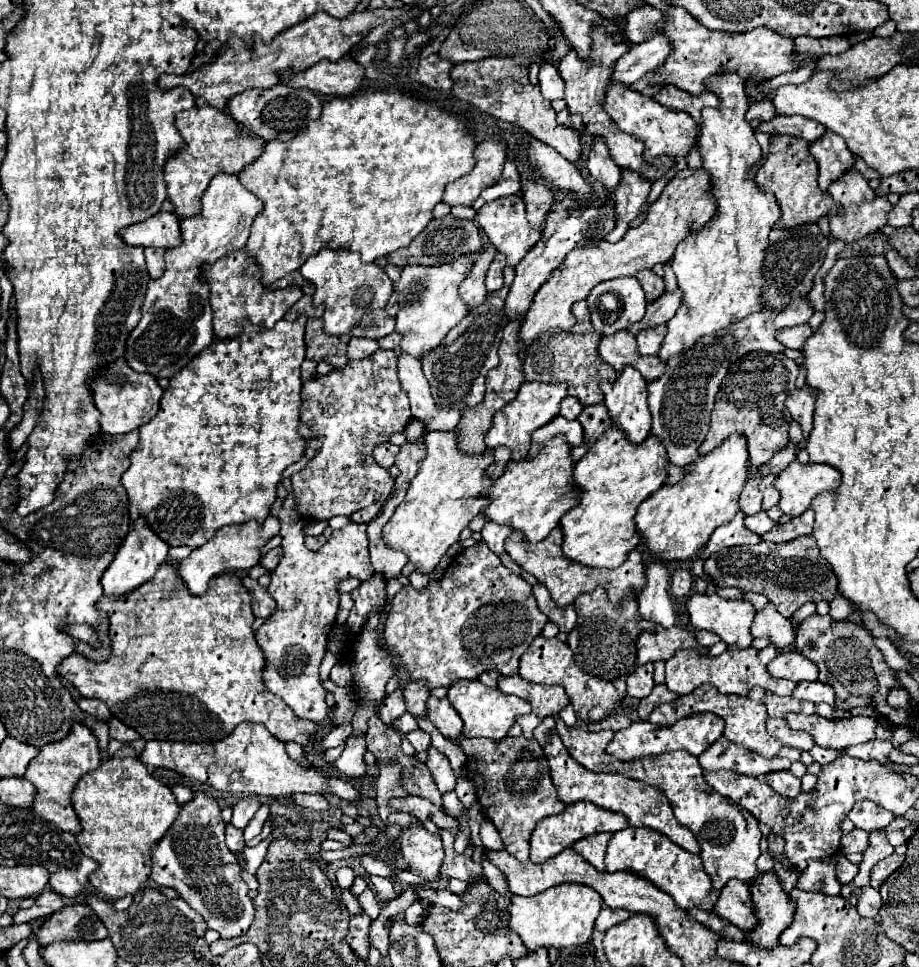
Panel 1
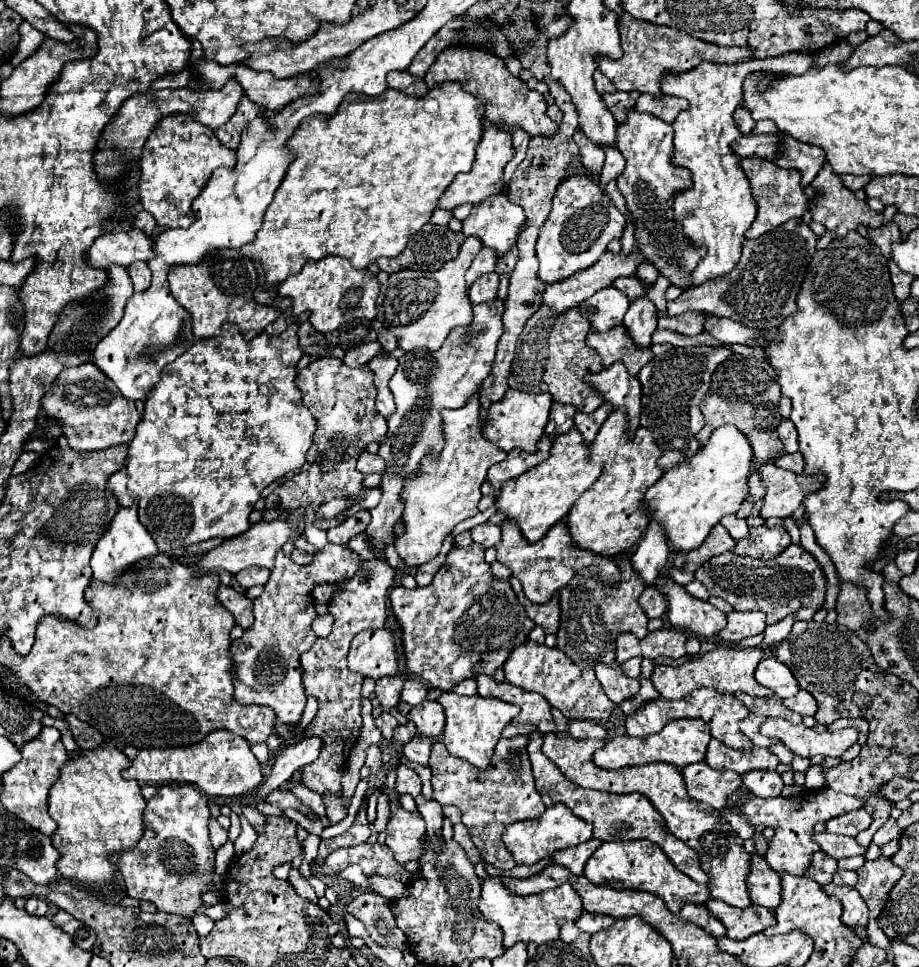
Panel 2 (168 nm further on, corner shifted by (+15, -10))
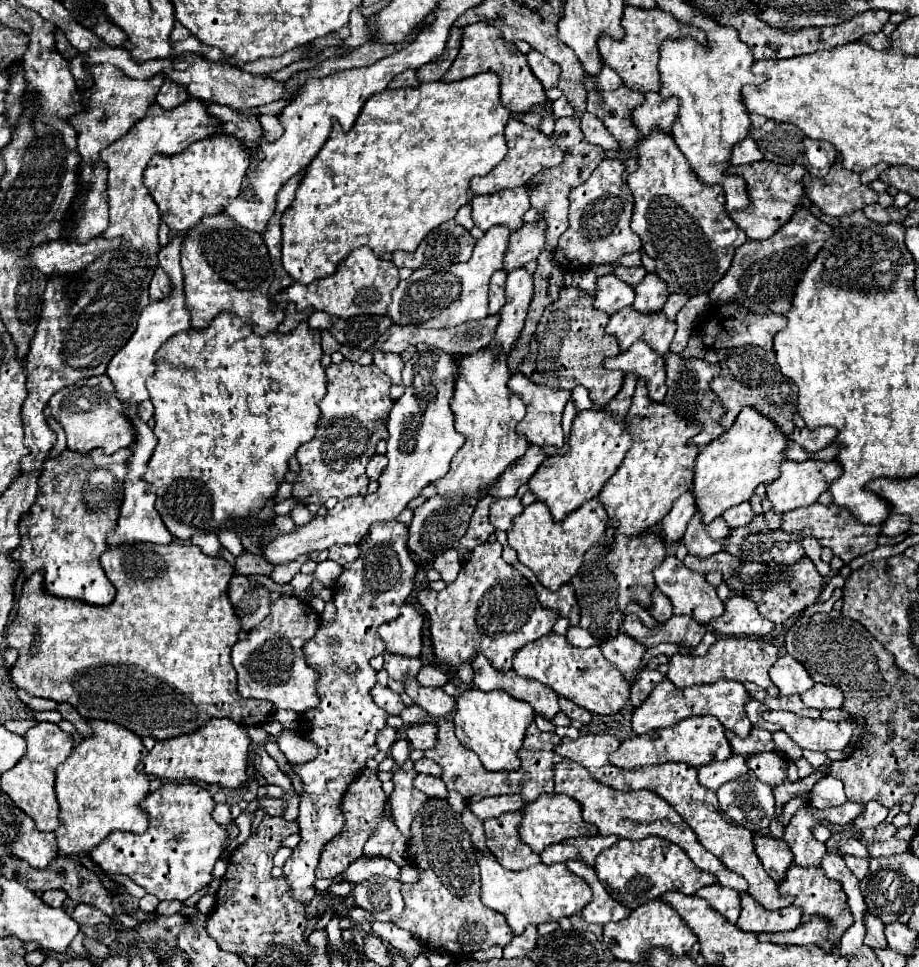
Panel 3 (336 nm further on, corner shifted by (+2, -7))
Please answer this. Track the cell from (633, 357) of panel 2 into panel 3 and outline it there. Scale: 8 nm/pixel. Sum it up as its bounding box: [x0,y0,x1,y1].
[606,307,676,355]

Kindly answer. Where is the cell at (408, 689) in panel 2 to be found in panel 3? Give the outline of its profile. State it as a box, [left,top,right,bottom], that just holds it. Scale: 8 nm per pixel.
[416,665,448,687]

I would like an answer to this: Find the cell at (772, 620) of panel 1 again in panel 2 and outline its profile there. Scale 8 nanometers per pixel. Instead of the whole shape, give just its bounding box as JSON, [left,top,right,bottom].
[719,612,765,642]

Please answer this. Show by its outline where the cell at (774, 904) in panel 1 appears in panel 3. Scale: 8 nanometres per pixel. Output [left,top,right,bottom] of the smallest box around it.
[754,833,792,881]

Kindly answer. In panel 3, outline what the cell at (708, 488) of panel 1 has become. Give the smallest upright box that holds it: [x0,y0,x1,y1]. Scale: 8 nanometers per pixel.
[694,407,788,523]

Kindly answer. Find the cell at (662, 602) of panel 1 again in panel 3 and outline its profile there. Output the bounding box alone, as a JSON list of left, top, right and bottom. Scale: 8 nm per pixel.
[662,489,696,551]

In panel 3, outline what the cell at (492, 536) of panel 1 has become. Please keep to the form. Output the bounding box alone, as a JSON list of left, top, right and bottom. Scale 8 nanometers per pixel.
[490,497,524,531]

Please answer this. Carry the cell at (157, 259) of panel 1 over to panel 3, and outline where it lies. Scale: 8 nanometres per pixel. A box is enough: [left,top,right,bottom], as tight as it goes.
[150,267,172,301]

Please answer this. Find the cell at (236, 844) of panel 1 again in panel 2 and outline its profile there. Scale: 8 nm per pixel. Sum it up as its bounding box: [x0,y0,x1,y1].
[209,818,227,850]

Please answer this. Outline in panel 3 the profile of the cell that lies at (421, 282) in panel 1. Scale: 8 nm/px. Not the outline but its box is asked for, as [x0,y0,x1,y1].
[388,225,510,327]

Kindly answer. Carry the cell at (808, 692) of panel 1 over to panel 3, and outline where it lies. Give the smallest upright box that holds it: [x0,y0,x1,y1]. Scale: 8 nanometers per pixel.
[802,683,844,709]

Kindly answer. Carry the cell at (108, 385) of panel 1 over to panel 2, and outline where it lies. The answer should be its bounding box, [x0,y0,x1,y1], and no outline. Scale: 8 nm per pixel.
[41,362,141,452]

